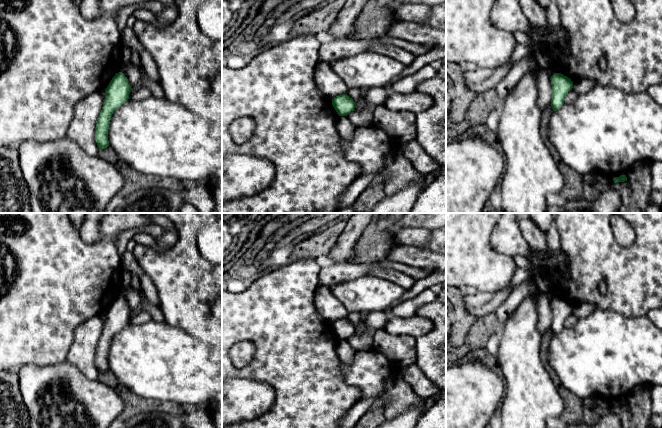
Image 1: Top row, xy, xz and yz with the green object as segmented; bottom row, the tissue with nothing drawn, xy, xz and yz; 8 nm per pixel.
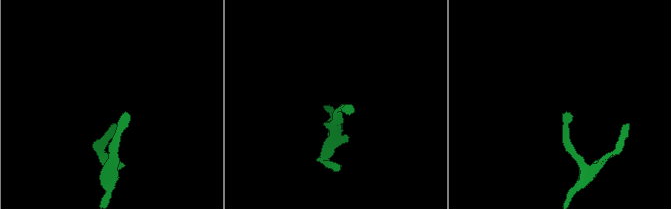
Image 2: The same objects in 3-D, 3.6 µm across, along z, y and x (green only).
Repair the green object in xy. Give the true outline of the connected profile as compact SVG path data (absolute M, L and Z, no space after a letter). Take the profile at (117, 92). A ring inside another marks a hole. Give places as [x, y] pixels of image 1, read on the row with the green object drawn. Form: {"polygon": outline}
{"polygon": "M116 73L105 90L105 100L97 124L95 140L99 151L109 146L108 129L115 110L129 99L131 85L124 73Z"}

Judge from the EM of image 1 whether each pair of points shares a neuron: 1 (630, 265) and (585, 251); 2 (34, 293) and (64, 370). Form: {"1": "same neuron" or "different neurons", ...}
{"1": "same neuron", "2": "different neurons"}

